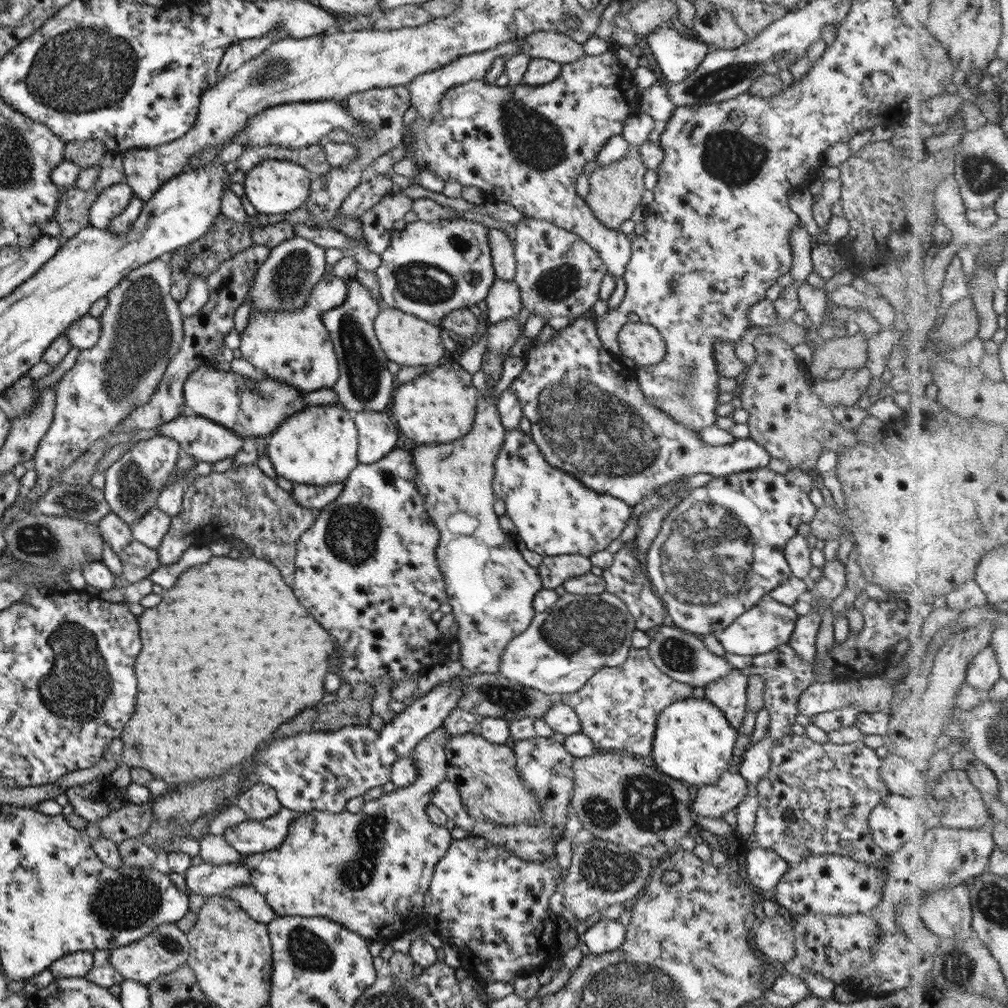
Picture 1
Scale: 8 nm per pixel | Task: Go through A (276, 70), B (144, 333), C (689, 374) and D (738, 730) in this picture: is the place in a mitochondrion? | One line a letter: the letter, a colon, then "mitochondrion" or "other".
A: mitochondrion
B: mitochondrion
C: mitochondrion
D: other

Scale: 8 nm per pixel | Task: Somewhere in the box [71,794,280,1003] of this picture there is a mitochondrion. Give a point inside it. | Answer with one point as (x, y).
(123, 904)

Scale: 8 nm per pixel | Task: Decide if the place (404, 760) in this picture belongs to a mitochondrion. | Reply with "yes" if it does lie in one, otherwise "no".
no

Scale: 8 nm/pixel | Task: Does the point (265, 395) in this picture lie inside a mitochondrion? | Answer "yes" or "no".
yes

